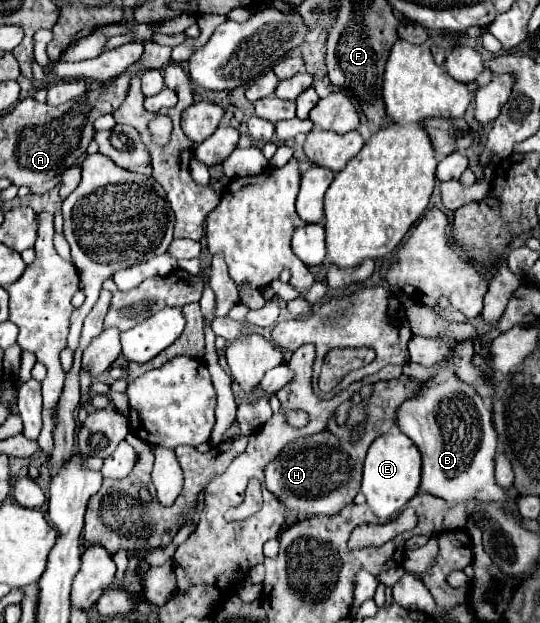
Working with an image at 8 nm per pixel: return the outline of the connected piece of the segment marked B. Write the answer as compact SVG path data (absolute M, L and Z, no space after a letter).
M440 333L436 337L414 335L408 343L410 361L424 367L438 367L432 385L424 385L412 399L406 399L396 411L398 429L408 435L422 453L420 491L436 495L446 503L468 501L498 501L516 497L518 491L502 489L494 477L494 459L498 455L498 435L492 427L492 413L472 385L454 375L454 365L448 363L456 339Z

